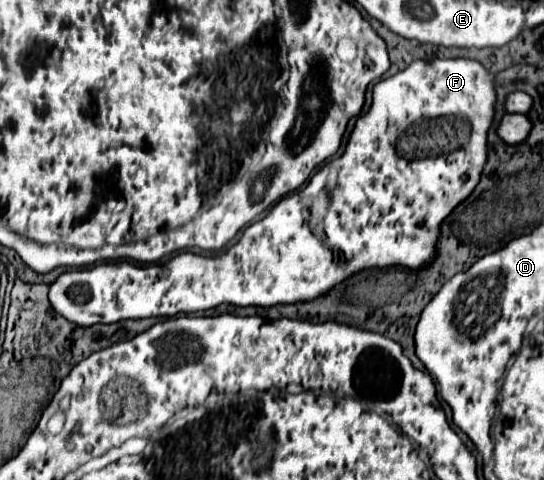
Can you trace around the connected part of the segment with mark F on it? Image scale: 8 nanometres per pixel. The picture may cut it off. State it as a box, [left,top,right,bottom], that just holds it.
[49,61,495,327]

